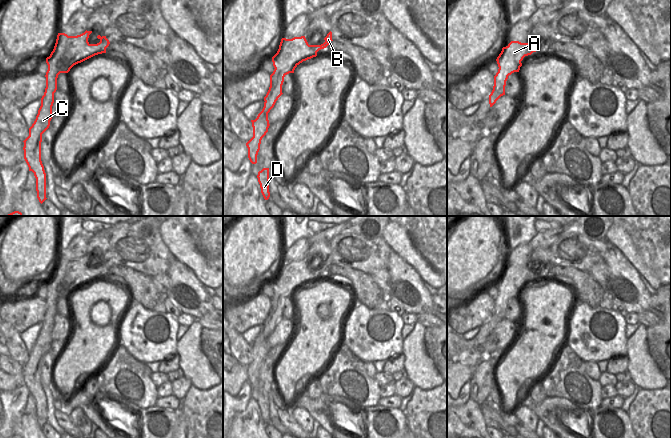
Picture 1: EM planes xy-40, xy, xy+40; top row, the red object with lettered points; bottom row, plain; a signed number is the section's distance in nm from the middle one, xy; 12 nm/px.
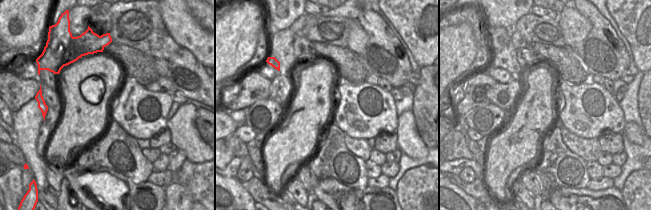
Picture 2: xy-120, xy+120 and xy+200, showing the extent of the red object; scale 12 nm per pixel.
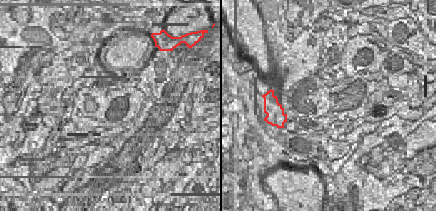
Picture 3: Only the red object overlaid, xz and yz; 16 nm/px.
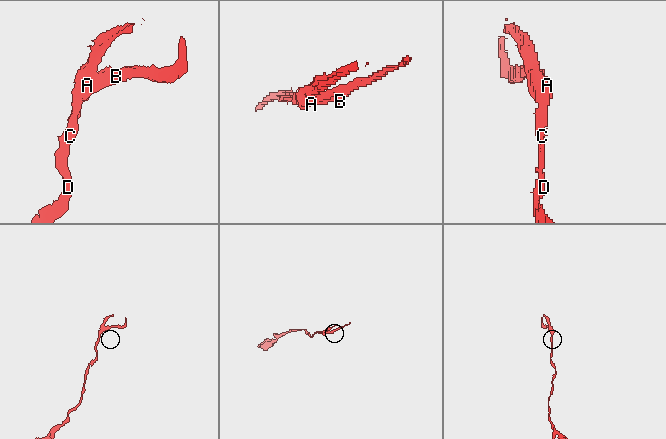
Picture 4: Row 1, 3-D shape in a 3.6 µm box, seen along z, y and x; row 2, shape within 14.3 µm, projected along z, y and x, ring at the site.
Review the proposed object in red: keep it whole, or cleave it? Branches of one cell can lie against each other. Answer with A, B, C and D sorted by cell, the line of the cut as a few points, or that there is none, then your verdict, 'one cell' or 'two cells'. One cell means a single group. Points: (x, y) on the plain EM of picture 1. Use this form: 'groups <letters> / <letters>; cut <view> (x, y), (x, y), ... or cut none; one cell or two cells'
groups A B / C D; cut xy-40 (70, 260), (66, 266), (66, 281), (62, 285), (68, 294); two cells

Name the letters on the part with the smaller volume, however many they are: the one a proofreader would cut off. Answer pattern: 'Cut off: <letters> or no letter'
Cut off: A, B

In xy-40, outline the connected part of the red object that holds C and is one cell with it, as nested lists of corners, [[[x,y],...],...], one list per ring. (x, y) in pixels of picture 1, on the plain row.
[[[58,257],[56,267],[50,280],[46,282],[48,294],[46,296],[46,312],[41,322],[41,330],[32,350],[29,352],[29,360],[24,366],[24,383],[29,395],[34,397],[36,402],[37,422],[42,428],[46,422],[46,397],[41,385],[42,358],[49,352],[53,341],[52,330],[54,317],[57,314],[57,302],[60,297],[68,297],[69,294],[62,289],[66,284],[66,266],[70,260],[65,257]]]

